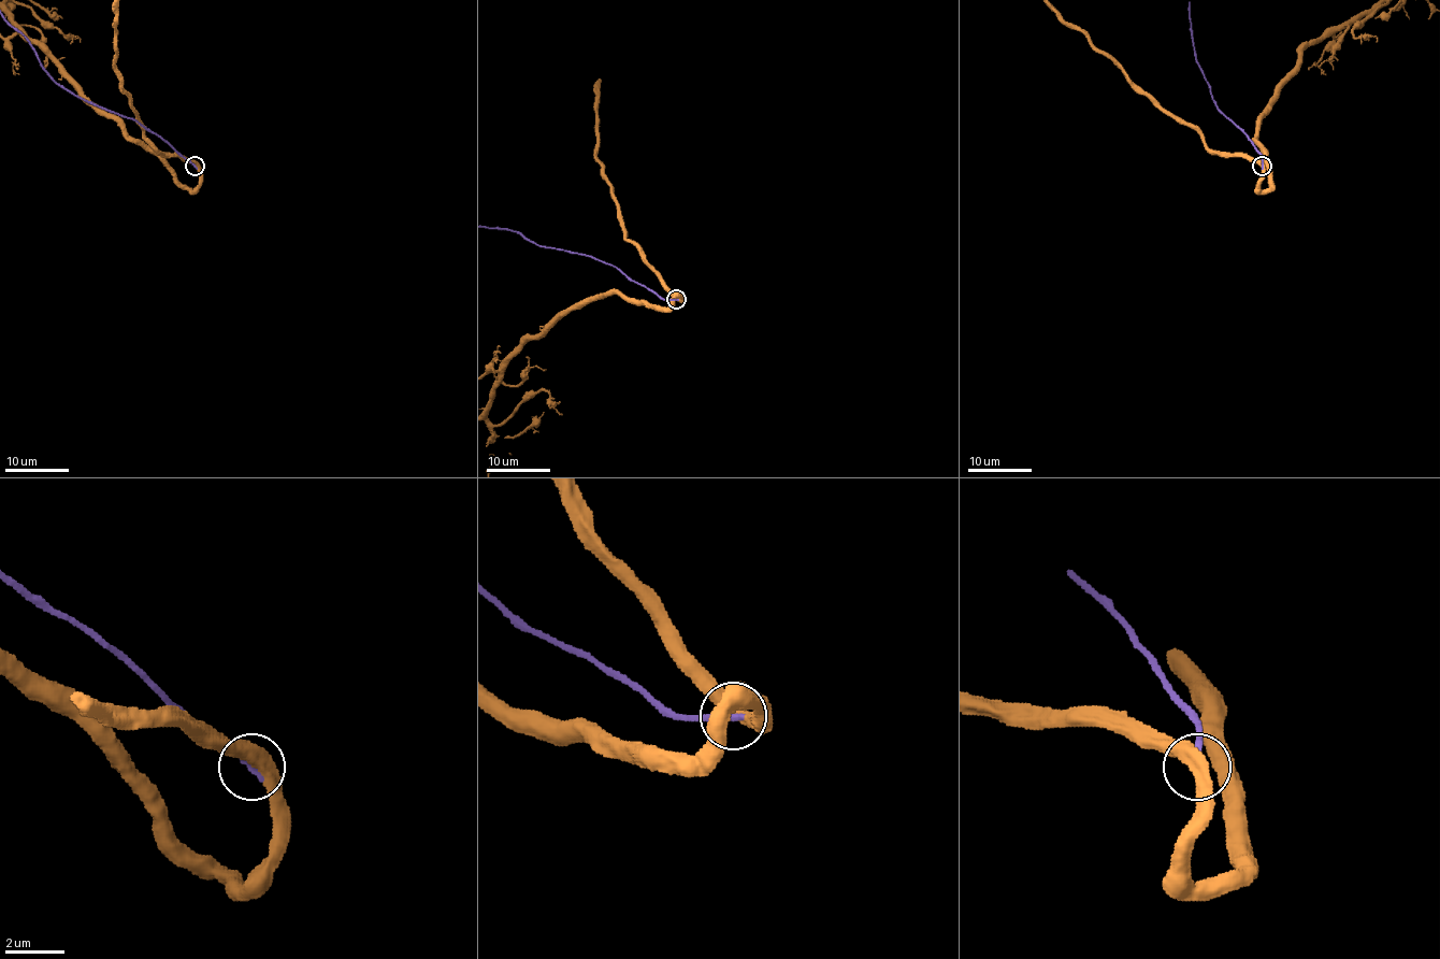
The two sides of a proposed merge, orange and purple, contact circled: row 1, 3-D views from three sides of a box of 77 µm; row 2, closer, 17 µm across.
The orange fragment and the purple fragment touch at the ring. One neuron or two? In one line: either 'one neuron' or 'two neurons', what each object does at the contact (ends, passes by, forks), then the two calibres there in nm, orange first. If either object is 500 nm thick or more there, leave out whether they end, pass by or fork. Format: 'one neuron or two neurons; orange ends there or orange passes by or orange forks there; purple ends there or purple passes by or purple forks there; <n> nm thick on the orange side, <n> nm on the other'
one neuron; 500 nm thick on the orange side, 240 nm on the other

